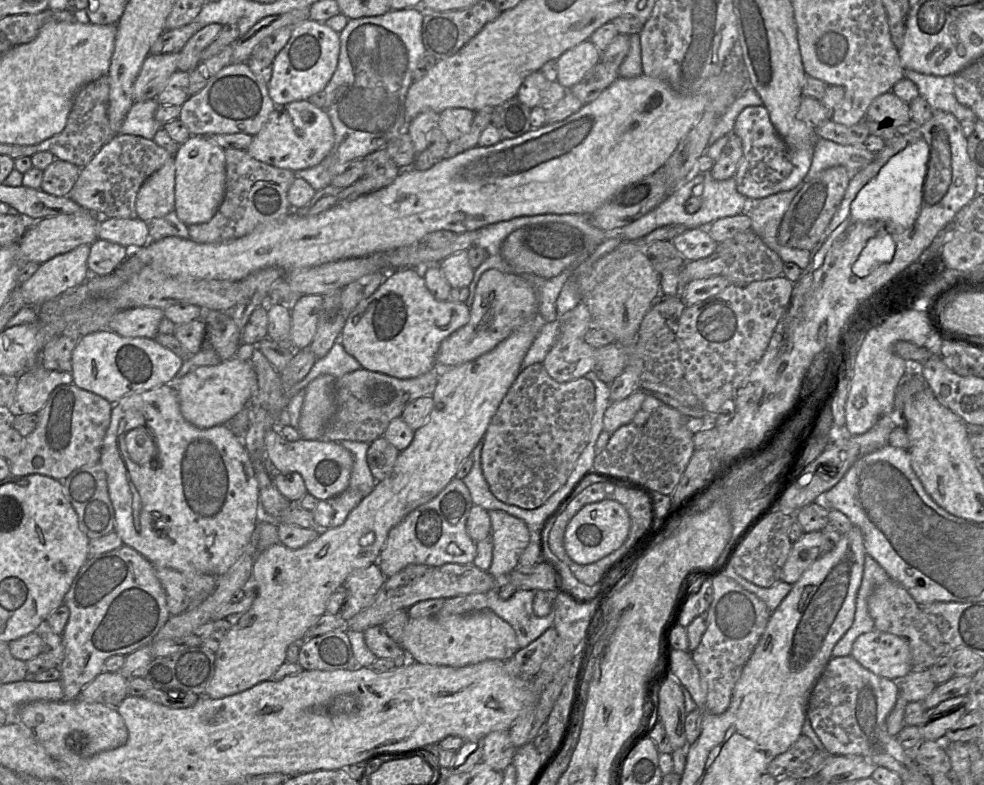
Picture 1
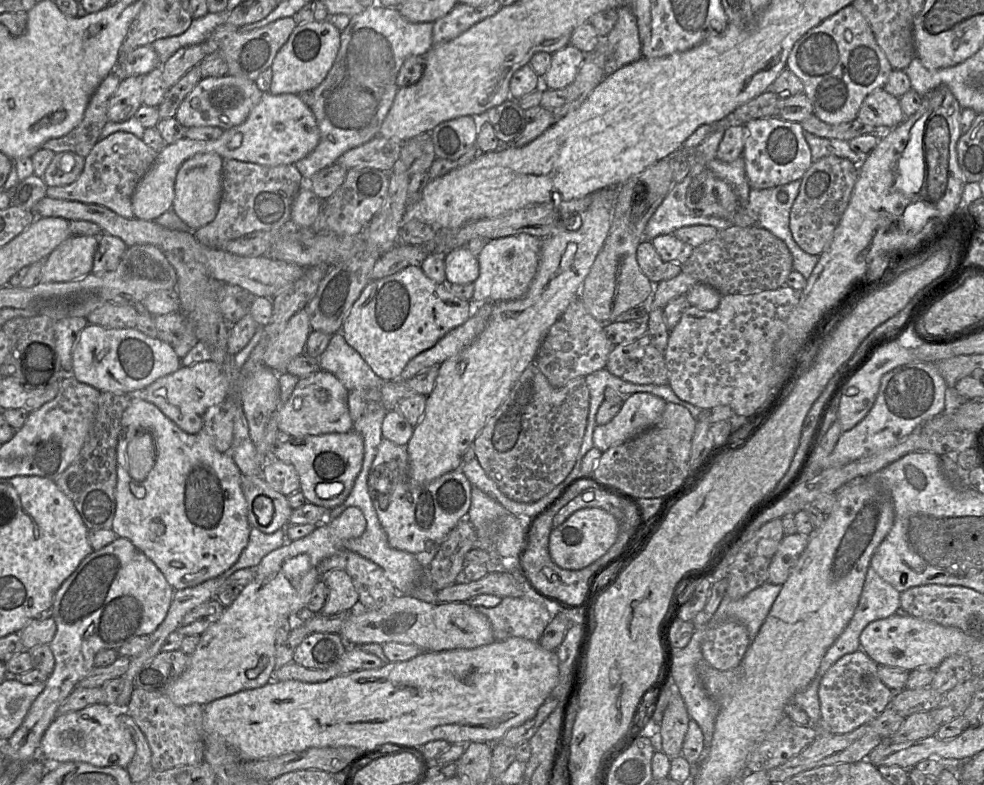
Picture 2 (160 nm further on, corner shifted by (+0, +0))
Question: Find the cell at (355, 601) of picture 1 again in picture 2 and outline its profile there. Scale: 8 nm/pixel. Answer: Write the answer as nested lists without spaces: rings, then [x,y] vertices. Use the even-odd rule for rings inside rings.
[[[332,570],[322,577],[327,586],[327,600],[322,608],[325,615],[350,612],[359,605],[359,596],[350,576],[342,570]]]

